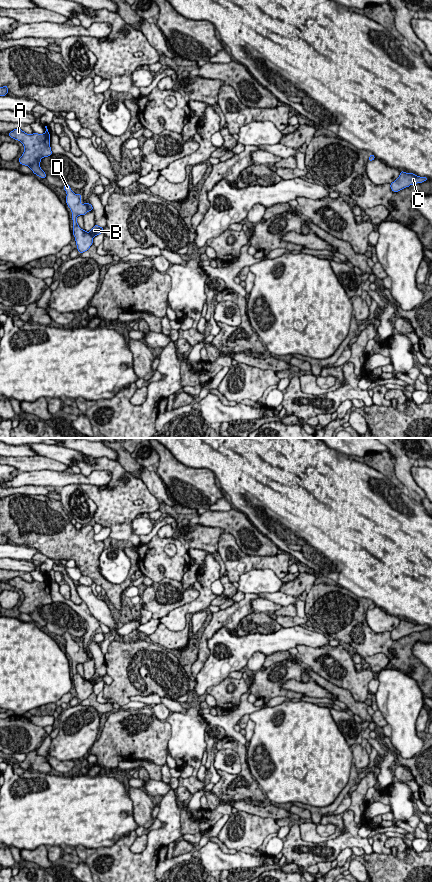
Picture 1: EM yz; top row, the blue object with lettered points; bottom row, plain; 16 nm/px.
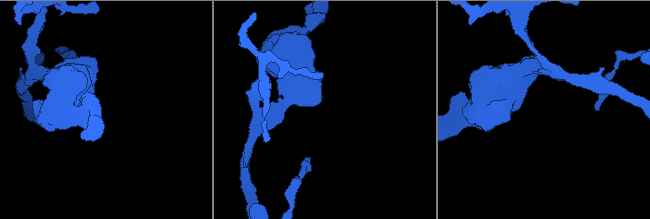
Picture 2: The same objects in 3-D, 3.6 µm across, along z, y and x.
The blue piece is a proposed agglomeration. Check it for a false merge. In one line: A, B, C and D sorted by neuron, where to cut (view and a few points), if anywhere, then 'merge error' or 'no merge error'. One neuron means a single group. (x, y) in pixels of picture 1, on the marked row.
A C D / B | yz (88, 233), (92, 237) | merge error

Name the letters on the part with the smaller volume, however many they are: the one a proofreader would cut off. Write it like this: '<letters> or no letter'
B

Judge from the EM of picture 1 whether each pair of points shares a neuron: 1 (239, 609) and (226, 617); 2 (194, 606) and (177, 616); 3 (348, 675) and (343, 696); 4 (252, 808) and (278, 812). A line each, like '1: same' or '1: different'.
1: same
2: same
3: different
4: same

